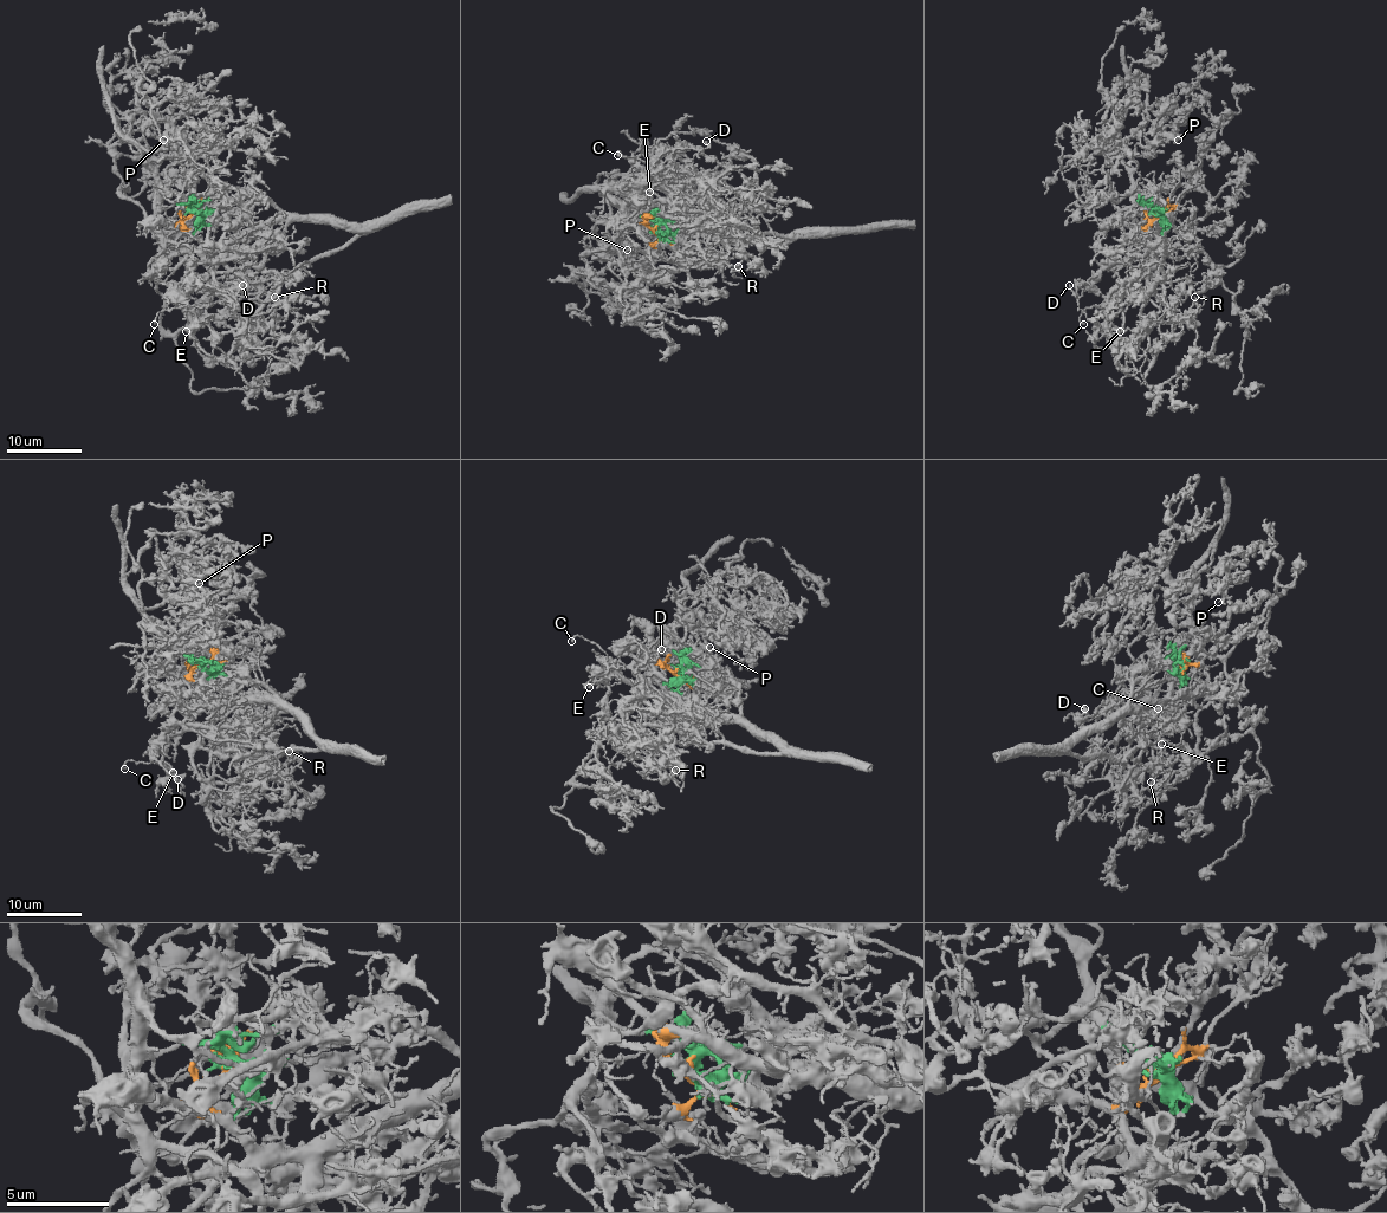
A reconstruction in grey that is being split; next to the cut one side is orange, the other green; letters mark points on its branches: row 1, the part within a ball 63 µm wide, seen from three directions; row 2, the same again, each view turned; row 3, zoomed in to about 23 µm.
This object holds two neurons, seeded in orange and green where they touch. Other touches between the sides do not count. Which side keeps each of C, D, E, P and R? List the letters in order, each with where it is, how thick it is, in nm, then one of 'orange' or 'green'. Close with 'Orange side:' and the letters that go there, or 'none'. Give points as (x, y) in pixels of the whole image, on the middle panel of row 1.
C: at (617, 155); 170 nm thick; orange
D: at (706, 141); 130 nm thick; orange
E: at (649, 192); 180 nm thick; orange
P: at (627, 250); 190 nm thick; green
R: at (738, 266); 100 nm thick; orange
Orange side: C, D, E, R

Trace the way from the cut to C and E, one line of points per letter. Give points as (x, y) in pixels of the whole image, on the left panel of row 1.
C: (193, 213), (186, 226), (218, 247), (220, 258), (182, 289), (188, 307), (160, 311), (154, 324)
E: (193, 213), (183, 221), (186, 226), (218, 247), (220, 258), (180, 291), (180, 300), (195, 323), (186, 332)

